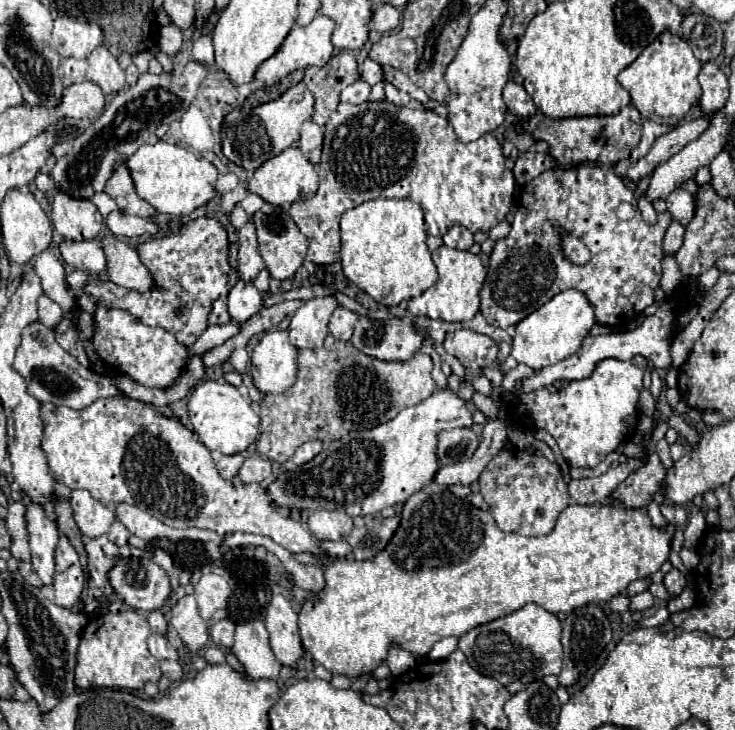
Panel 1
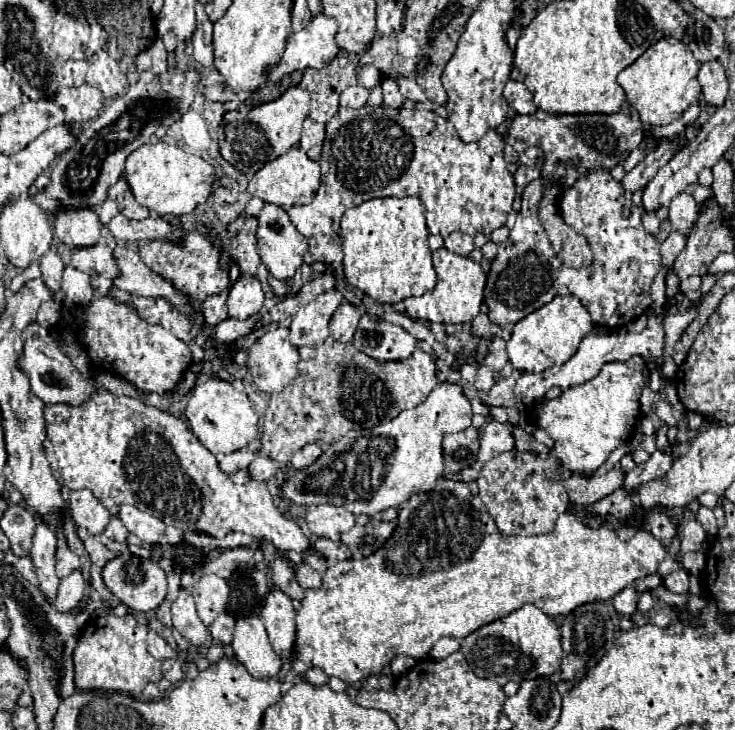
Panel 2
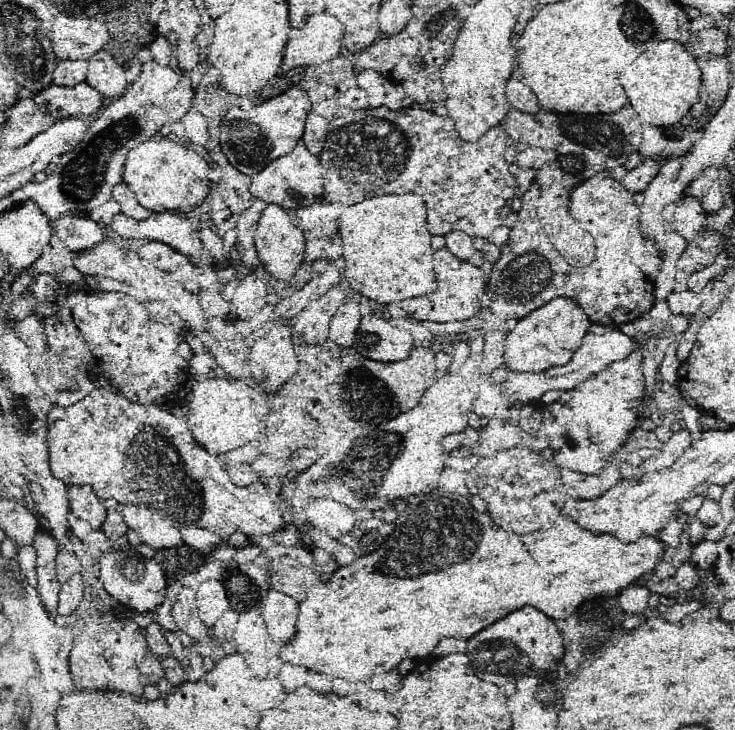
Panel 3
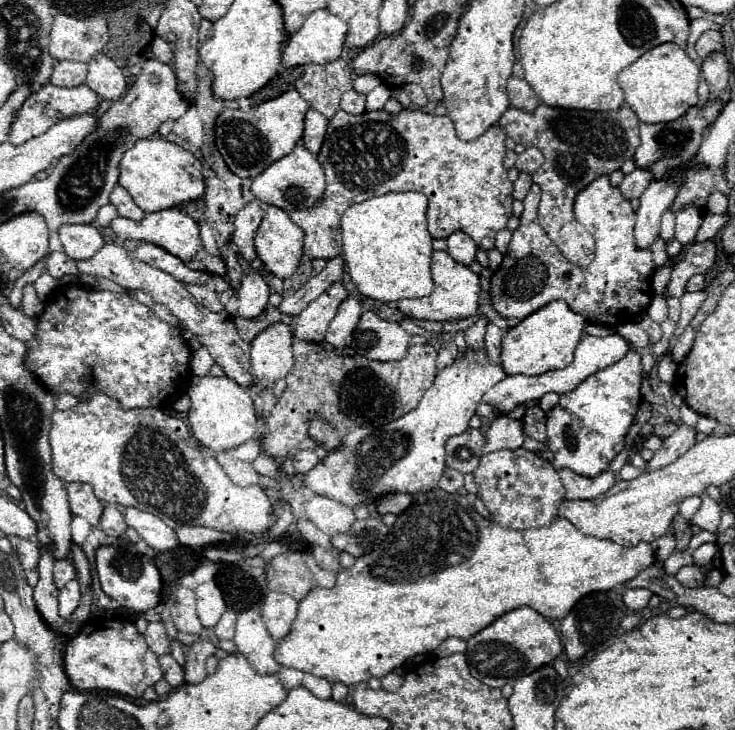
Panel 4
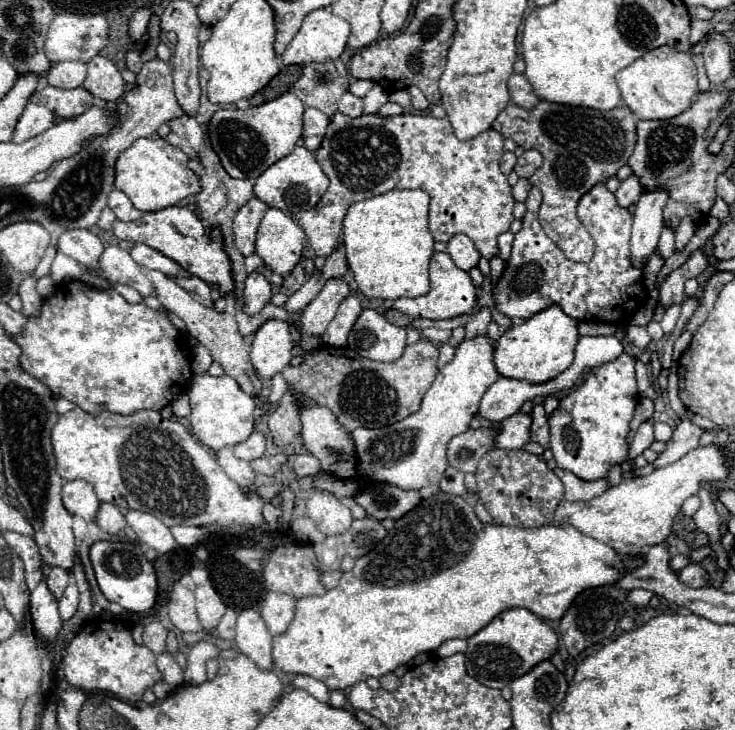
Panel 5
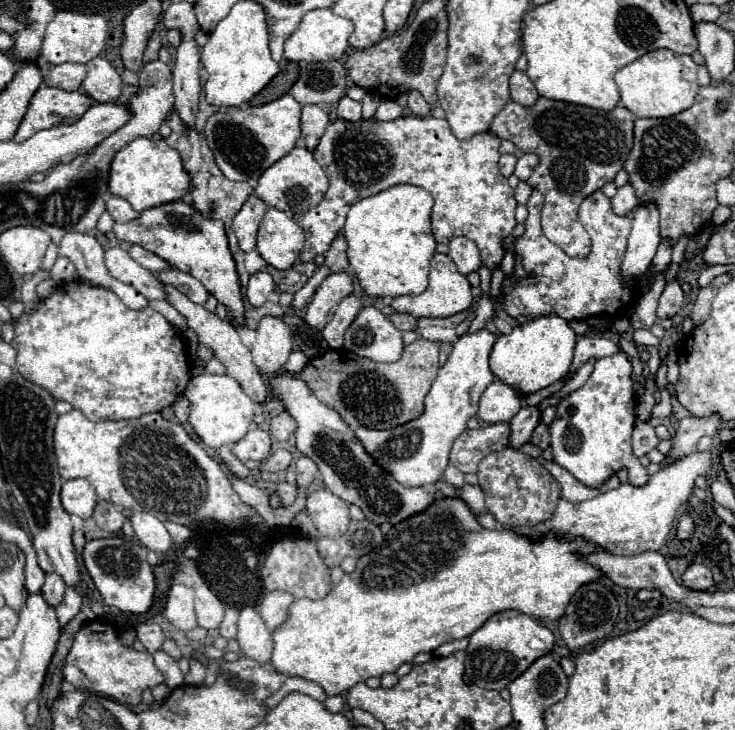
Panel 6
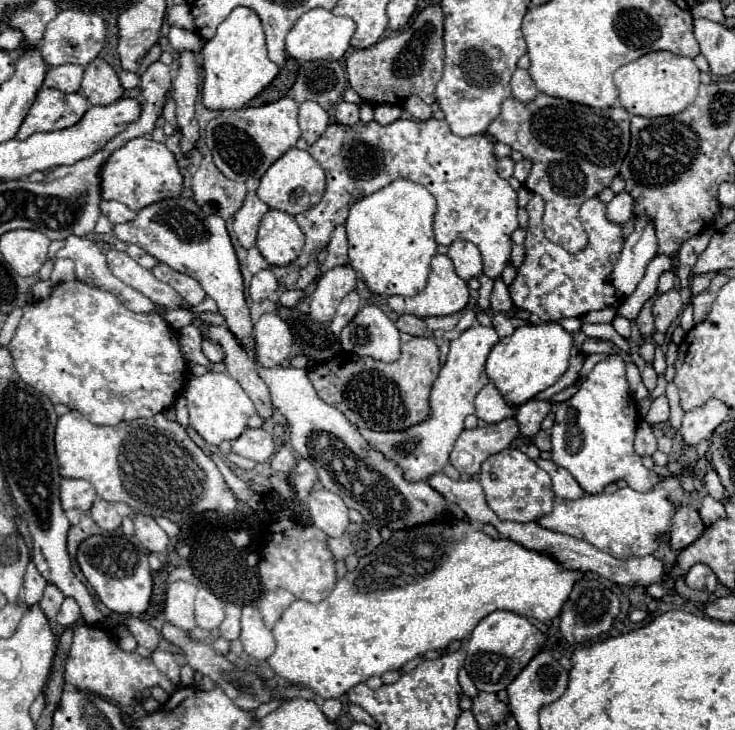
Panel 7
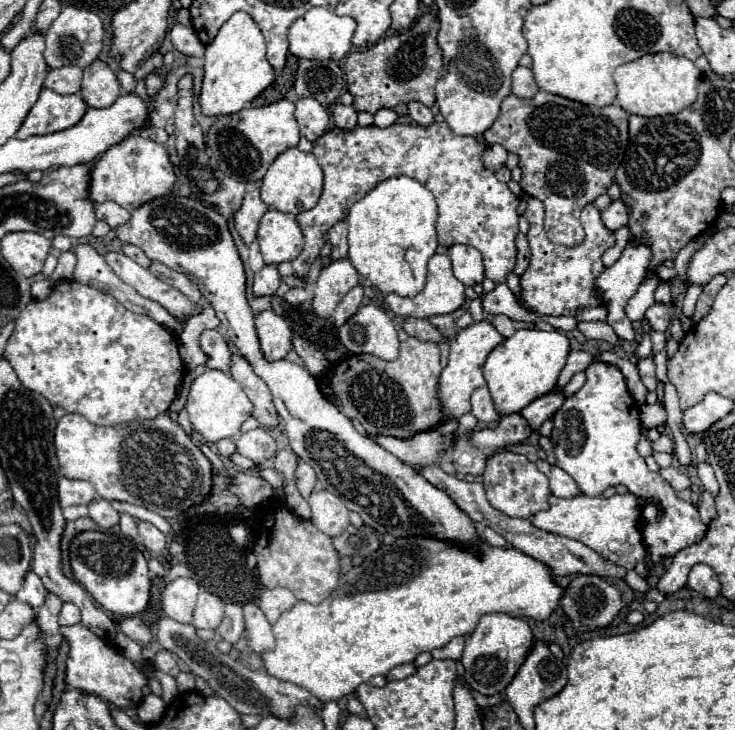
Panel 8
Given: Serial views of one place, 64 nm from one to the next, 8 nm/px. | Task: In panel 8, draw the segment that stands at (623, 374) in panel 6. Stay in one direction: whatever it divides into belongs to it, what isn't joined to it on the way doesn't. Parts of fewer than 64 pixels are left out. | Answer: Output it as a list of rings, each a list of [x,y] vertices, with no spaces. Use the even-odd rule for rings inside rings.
[[[590,364],[586,368],[586,384],[566,398],[562,408],[554,414],[554,454],[556,466],[576,480],[582,494],[600,496],[606,488],[624,484],[628,492],[646,502],[638,516],[640,534],[652,564],[662,564],[678,550],[700,542],[706,534],[706,524],[700,520],[698,508],[678,498],[674,488],[660,474],[646,468],[644,458],[636,450],[640,432],[638,404],[628,392],[622,372],[614,364]]]

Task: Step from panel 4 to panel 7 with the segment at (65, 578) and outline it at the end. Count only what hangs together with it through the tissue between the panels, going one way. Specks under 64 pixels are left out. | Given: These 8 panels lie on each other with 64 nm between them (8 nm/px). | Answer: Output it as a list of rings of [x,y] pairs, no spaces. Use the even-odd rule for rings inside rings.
[[[48,584],[44,590],[44,598],[40,602],[40,610],[44,612],[44,616],[48,616],[48,620],[52,620],[52,632],[56,632],[56,638],[60,638],[58,624],[56,624],[56,612],[60,612],[62,600],[64,600],[64,596],[60,594],[60,590],[56,586]]]

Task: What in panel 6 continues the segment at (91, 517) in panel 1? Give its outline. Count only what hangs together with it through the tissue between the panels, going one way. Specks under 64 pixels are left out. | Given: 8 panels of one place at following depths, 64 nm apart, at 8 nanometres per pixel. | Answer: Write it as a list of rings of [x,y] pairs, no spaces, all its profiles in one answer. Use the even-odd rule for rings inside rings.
[[[66,480],[62,484],[62,506],[68,514],[88,518],[96,506],[96,490],[88,480]]]

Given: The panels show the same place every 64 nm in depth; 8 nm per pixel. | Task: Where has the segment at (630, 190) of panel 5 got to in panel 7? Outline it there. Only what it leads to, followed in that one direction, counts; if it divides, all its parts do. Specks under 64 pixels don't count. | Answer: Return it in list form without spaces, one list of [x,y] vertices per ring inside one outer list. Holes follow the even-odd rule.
[[[620,192],[614,196],[614,200],[608,204],[606,208],[606,216],[608,220],[612,220],[614,224],[624,224],[632,218],[632,198],[628,192]]]

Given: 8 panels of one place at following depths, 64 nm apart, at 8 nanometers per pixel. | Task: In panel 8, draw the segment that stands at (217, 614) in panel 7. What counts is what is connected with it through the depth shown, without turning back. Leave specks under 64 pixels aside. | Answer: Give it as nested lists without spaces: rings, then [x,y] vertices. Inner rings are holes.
[[[202,590],[198,594],[198,602],[196,602],[196,608],[194,608],[194,626],[196,628],[218,628],[220,622],[222,622],[222,616],[224,616],[224,602]]]

